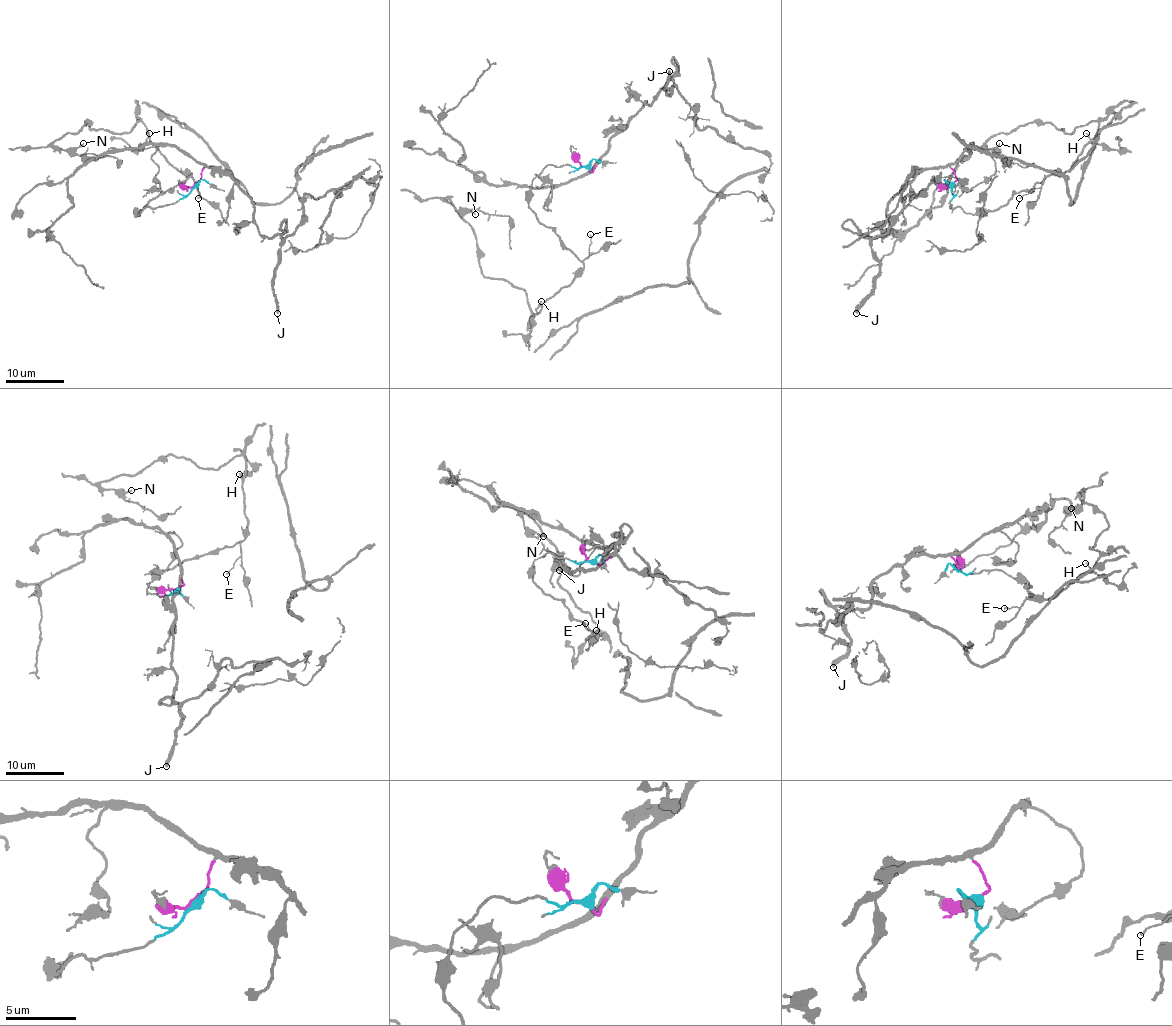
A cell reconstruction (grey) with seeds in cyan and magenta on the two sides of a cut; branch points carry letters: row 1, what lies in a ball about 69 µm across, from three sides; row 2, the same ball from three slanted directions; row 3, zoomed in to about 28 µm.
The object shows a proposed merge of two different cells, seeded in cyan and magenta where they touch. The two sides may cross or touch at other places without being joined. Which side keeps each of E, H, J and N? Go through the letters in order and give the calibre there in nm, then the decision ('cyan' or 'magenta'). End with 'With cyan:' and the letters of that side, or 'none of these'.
E: calibre 110 nm; cyan
H: calibre 120 nm; cyan
J: calibre 340 nm; magenta
N: calibre 150 nm; cyan
With cyan: E, H, N

